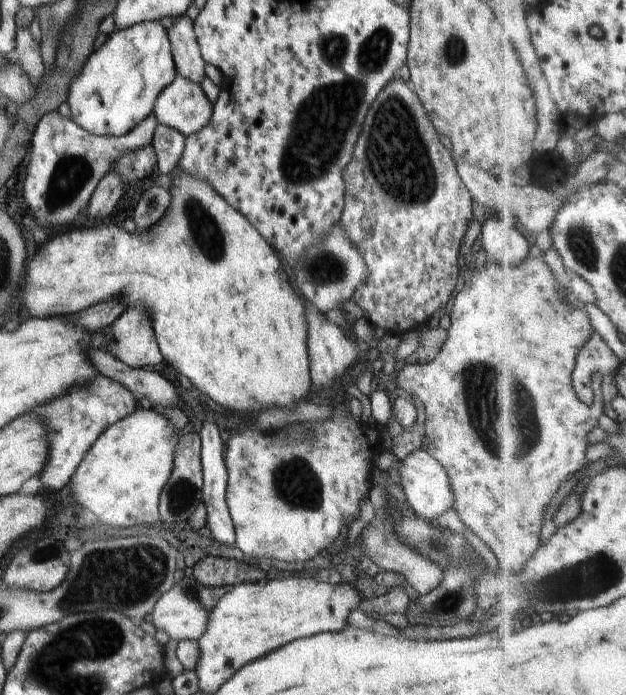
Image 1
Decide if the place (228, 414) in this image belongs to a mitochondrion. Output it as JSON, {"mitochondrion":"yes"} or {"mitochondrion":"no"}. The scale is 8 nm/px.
{"mitochondrion":"no"}

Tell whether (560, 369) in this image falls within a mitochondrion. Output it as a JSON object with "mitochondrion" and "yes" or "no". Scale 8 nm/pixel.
{"mitochondrion":"no"}

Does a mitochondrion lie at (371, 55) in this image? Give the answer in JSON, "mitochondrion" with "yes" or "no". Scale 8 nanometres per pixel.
{"mitochondrion":"yes"}

